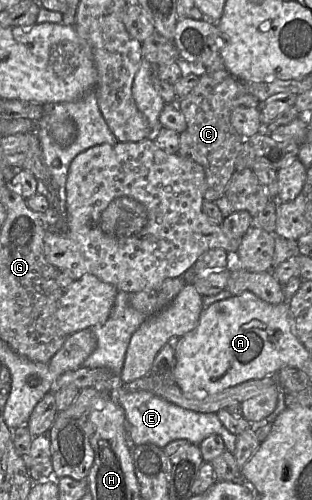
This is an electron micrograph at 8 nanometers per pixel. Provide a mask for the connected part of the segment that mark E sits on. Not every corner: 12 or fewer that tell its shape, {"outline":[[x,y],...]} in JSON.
{"outline":[[110,391],[135,445],[199,445],[237,435],[215,413],[200,413],[148,391]]}

